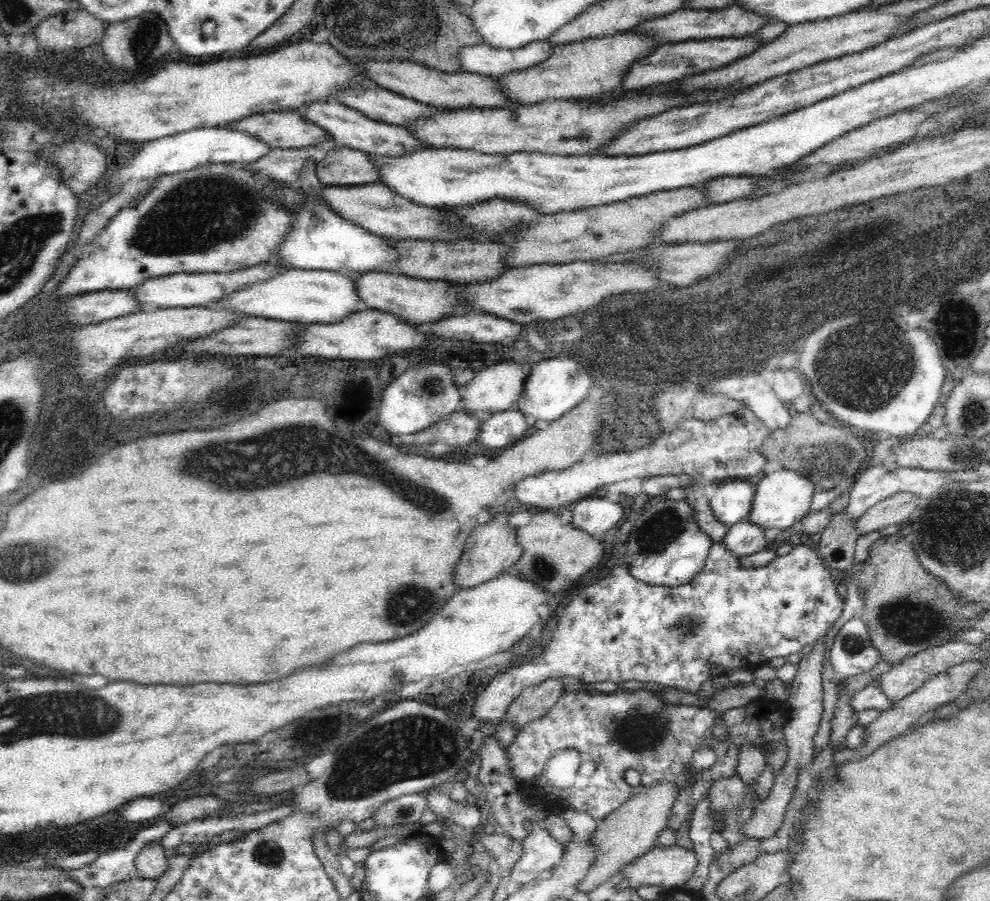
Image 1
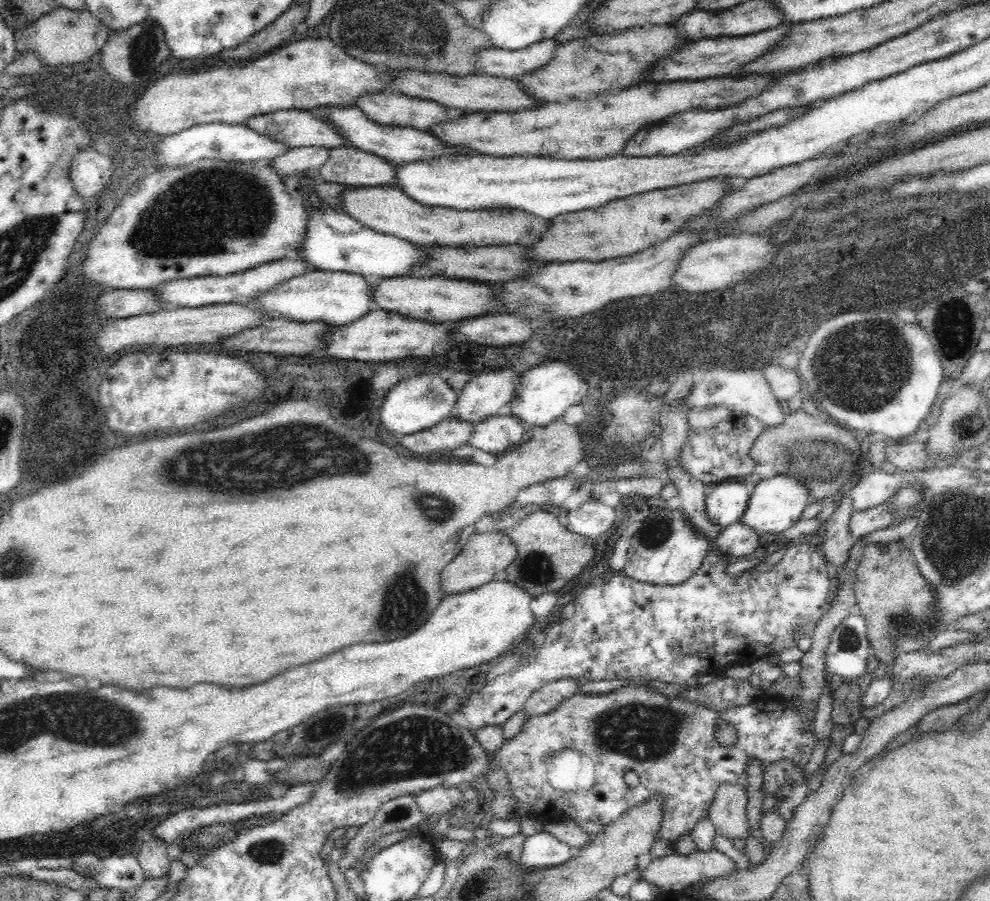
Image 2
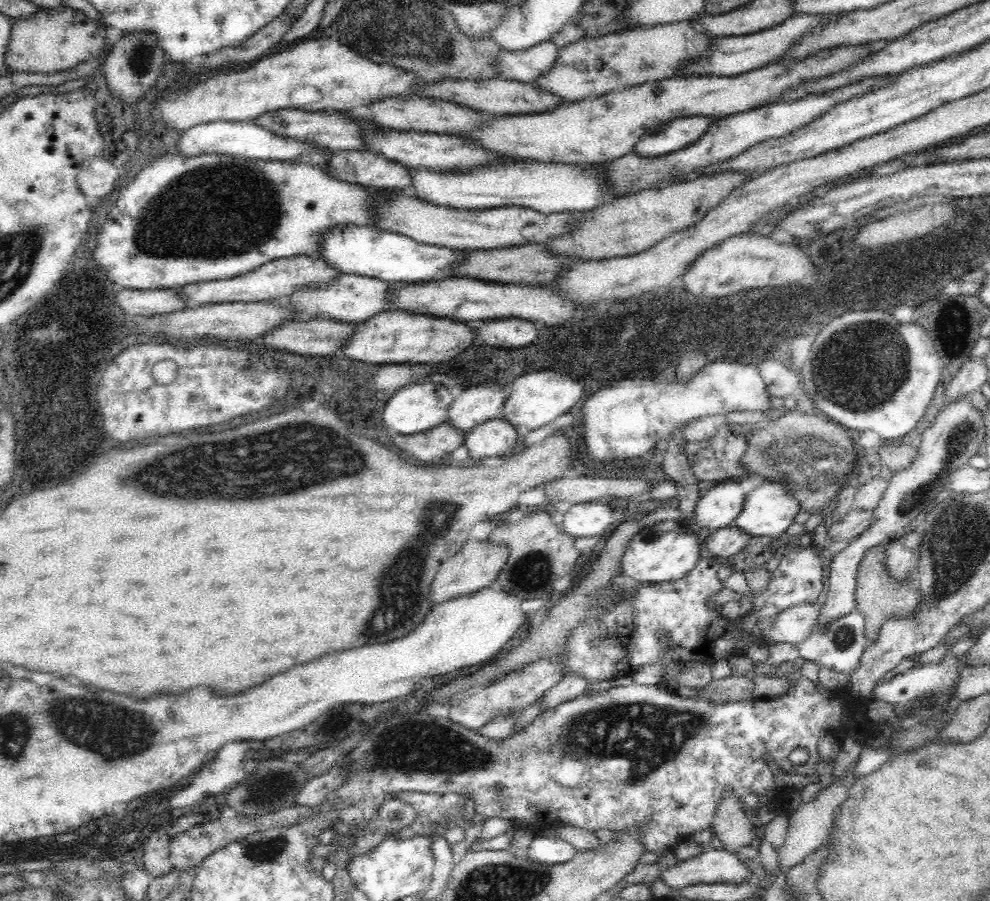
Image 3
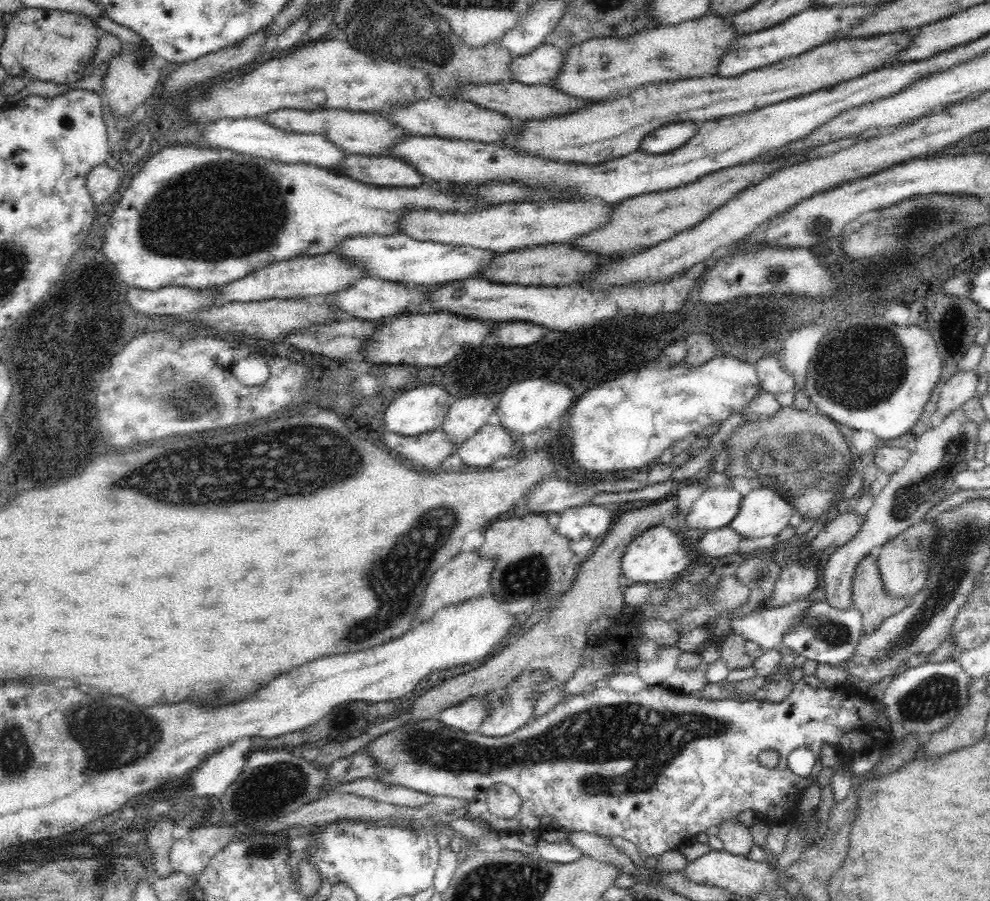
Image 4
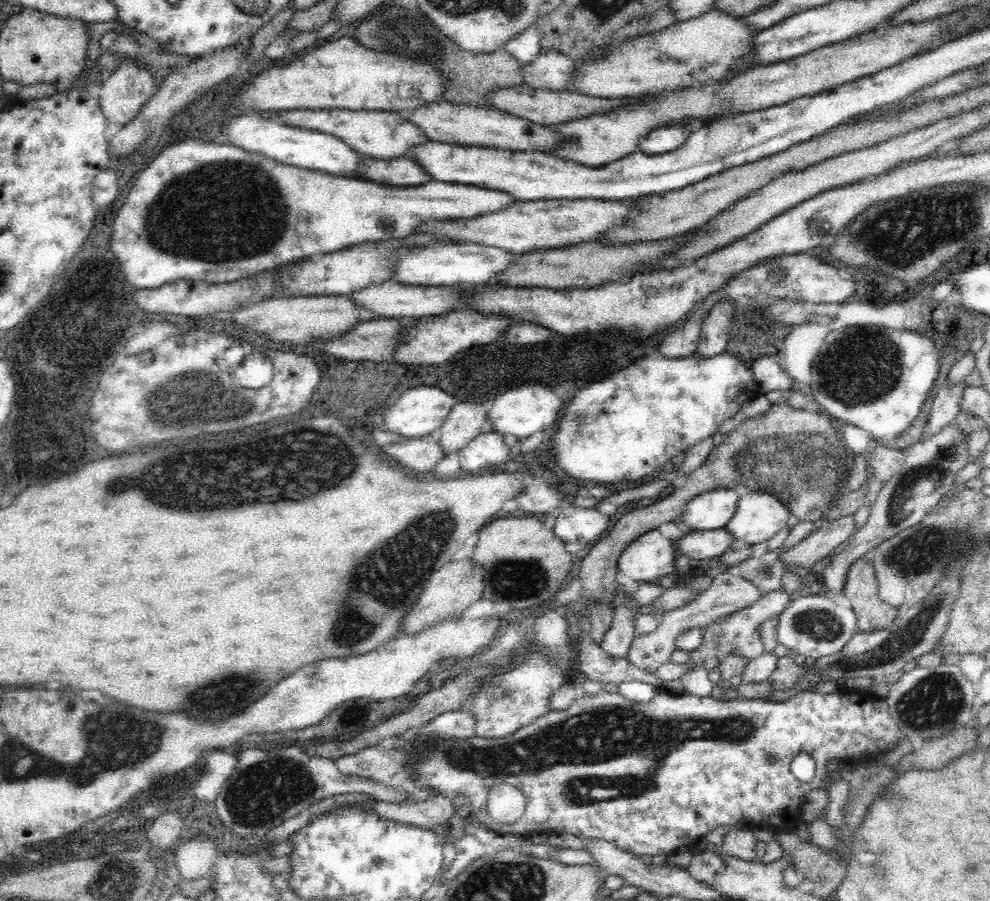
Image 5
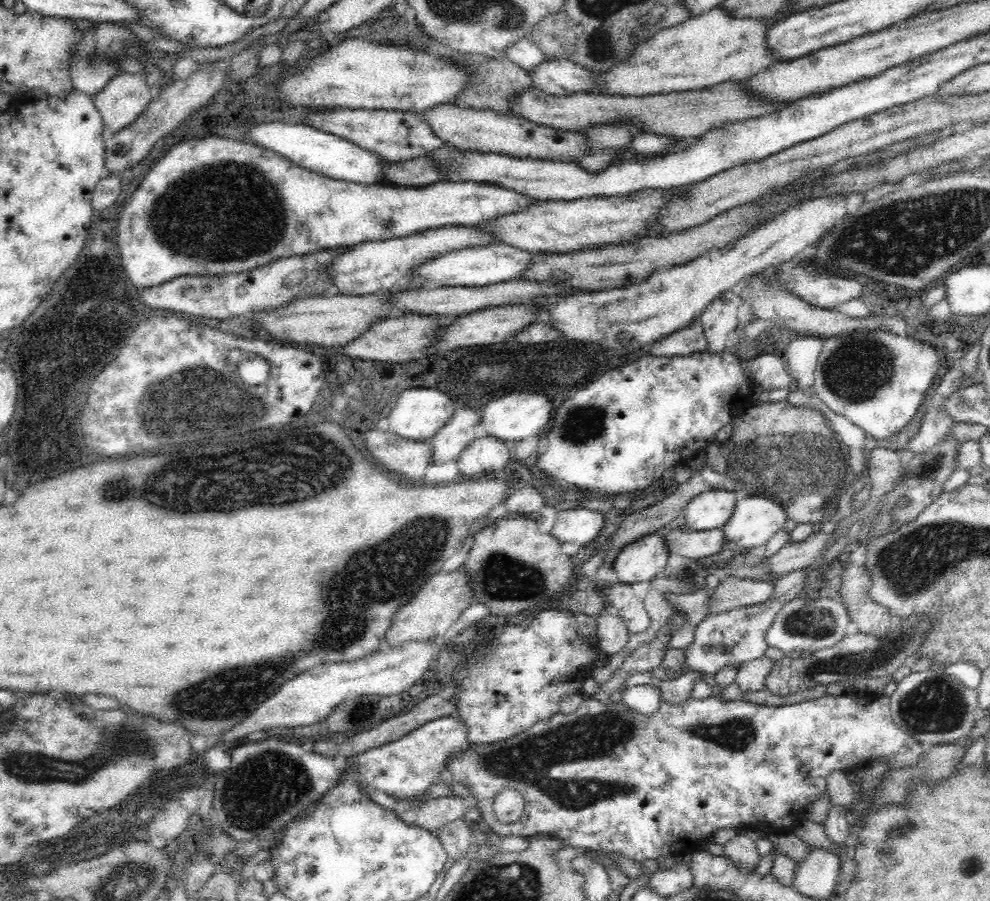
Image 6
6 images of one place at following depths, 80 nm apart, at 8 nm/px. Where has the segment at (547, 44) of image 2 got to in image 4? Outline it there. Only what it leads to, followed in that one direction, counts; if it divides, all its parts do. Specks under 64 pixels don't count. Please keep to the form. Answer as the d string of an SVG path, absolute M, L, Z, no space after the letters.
M542 44L530 55L513 57L513 80L528 86L555 86L555 80L565 63L565 54L554 46Z

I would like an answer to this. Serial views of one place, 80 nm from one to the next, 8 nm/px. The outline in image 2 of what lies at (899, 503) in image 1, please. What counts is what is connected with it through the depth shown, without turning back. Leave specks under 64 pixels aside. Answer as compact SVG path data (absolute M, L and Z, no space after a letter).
M882 503L860 512L853 510L848 520L848 531L850 531L850 537L858 539L875 530L888 527L890 522L892 522L892 513L888 511L888 505Z

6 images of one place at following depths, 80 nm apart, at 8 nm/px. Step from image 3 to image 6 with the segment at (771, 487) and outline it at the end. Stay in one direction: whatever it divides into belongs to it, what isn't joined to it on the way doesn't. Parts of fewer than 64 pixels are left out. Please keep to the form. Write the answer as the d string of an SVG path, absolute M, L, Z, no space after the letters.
M746 496L736 501L732 516L722 528L722 534L731 546L738 544L747 551L766 544L769 538L784 528L787 519L787 512L784 512L783 507L772 499Z

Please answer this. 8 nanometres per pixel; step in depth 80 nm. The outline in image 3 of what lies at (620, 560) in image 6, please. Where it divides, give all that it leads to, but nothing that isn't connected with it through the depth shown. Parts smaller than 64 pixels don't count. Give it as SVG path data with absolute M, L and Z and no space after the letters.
M661 521L640 529L621 558L622 572L643 584L658 584L682 578L700 558L700 544L686 521Z

